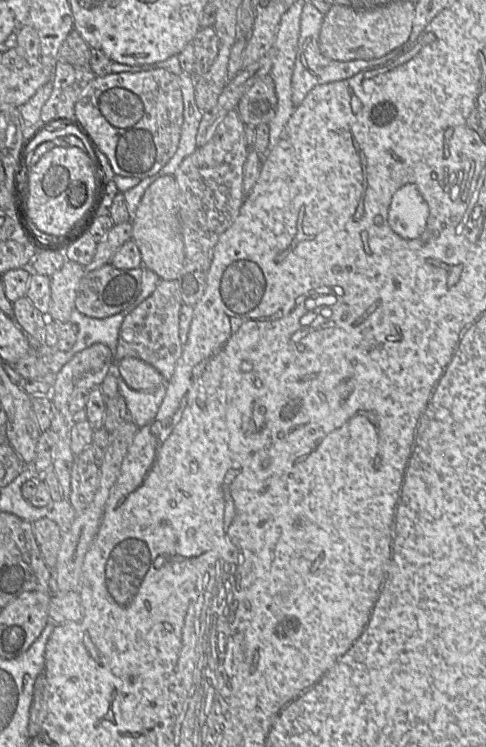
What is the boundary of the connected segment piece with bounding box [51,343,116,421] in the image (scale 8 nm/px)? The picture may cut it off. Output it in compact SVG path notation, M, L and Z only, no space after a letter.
M96 343L75 354L61 370L52 375L51 400L54 408L72 421L69 398L76 389L101 386L106 375L115 369L115 355L103 343Z

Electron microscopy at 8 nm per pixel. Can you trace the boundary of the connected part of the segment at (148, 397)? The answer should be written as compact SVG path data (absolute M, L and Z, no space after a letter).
M118 372L118 387L120 394L124 397L132 420L139 428L151 422L165 397L167 384L161 384L157 389L134 390L126 384Z

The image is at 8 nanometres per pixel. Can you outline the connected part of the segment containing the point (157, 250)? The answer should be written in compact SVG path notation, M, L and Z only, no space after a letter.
M174 175L155 180L145 191L140 204L131 218L132 240L140 250L142 265L156 273L161 280L177 280L186 264L185 246L178 217L178 184Z

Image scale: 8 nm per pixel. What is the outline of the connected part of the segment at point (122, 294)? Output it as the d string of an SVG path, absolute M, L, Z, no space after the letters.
M111 263L85 272L80 281L75 300L75 309L80 313L103 319L118 314L132 305L141 293L142 268L118 269Z

